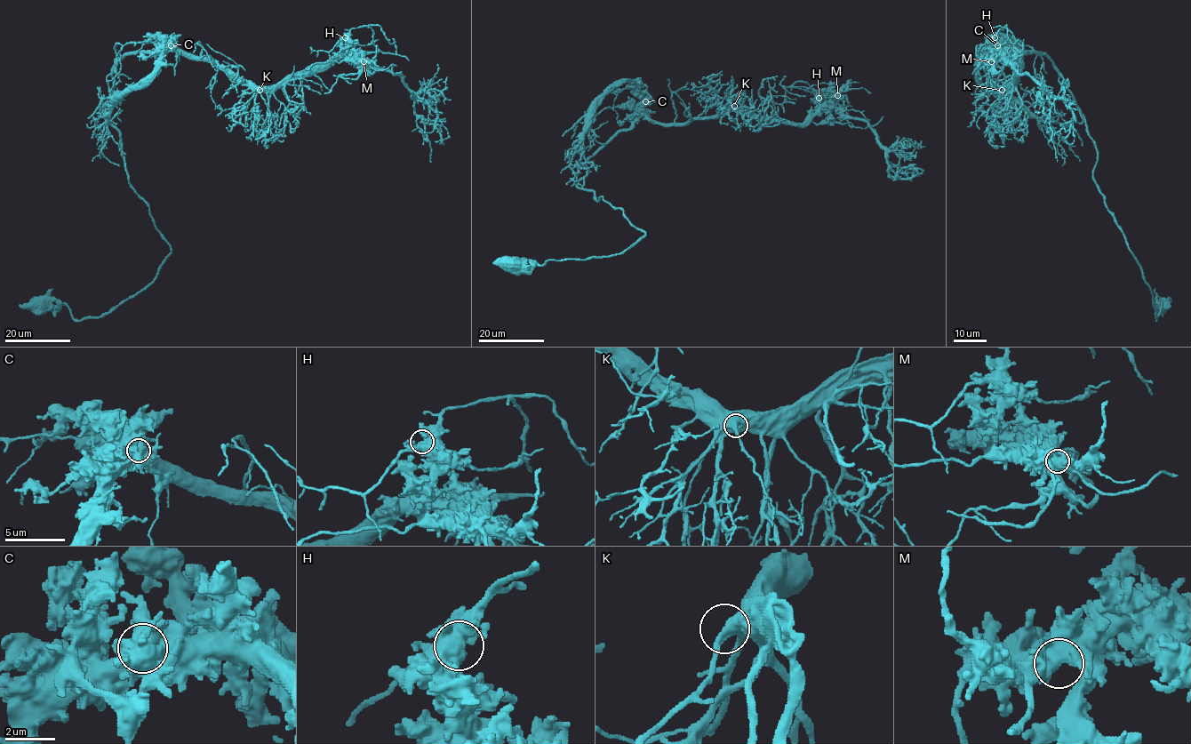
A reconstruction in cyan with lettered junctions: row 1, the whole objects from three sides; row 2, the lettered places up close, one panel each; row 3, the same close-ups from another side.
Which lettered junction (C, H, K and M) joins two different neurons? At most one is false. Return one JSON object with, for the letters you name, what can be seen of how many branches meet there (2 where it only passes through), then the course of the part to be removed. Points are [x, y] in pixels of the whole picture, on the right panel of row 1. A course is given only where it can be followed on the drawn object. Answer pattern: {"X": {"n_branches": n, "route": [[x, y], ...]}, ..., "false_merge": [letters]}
{"false_merge": []}

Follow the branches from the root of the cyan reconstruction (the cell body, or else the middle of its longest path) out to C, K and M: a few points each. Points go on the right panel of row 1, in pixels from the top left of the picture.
C: (1161, 306), (1156, 320), (1151, 288), (1095, 181), (1096, 142), (1058, 68), (1044, 55), (997, 45)
K: (1161, 306), (1156, 320), (1095, 181), (1096, 142), (1058, 68), (1012, 46), (1019, 57), (1002, 90)
M: (1161, 306), (1156, 320), (1058, 68), (1012, 46), (1008, 87), (1019, 65), (991, 61)

